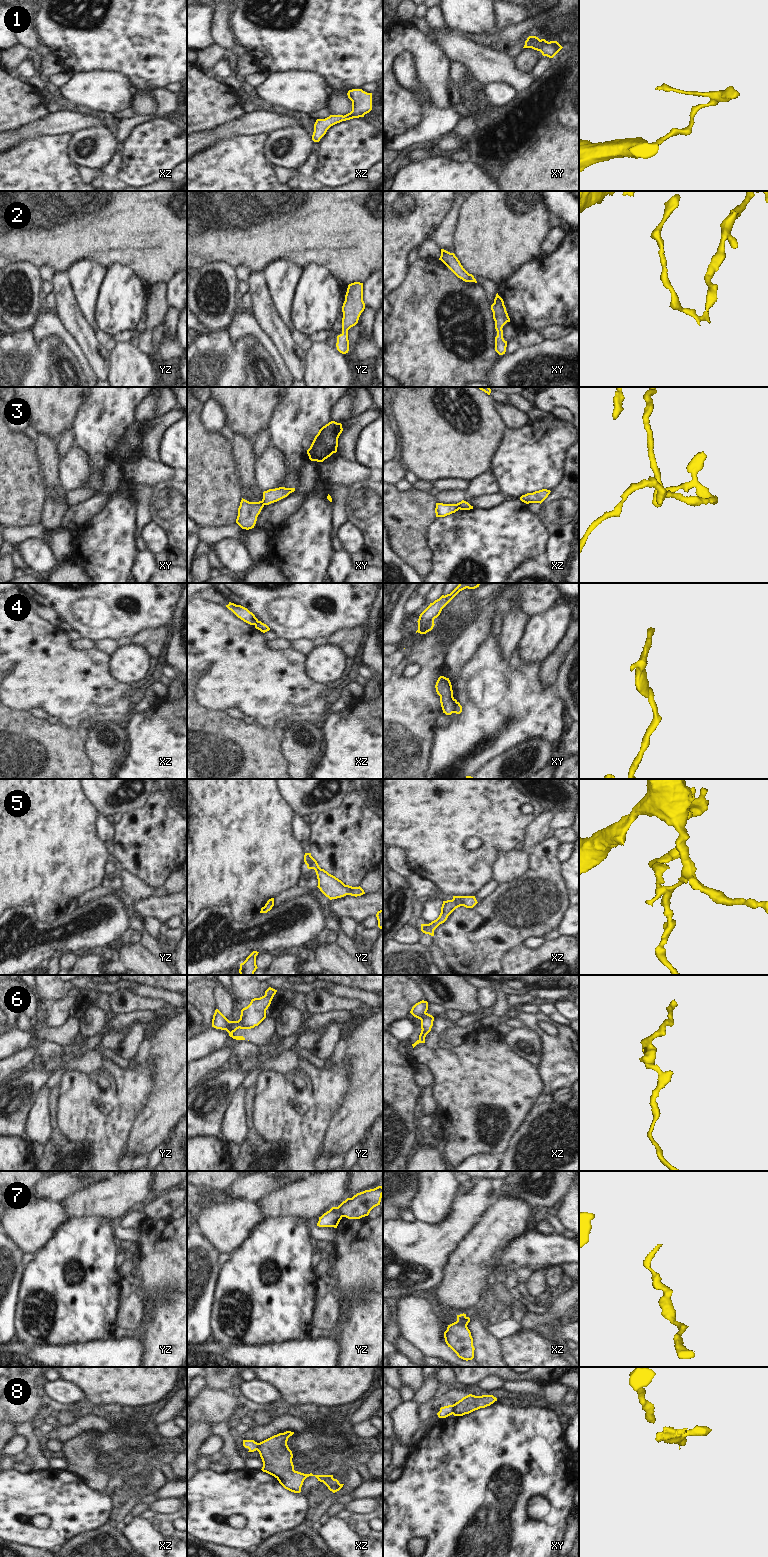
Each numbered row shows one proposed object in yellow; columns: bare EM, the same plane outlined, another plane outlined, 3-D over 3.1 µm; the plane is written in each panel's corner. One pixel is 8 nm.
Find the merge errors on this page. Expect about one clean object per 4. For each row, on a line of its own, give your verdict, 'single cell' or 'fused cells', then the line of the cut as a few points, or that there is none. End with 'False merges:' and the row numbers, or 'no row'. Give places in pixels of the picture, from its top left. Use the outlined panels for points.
1: single cell; cut none
2: single cell; cut none
3: fused cells; cut xz (457, 503), (459, 508)
4: fused cells; cut xy (454, 699), (454, 710), (452, 712)
5: fused cells; cut xz (453, 898), (462, 905)
6: fused cells; cut yz (228, 1021), (228, 1028), (232, 1032)
7: fused cells; cut yz (337, 1207), (343, 1216)
8: fused cells; cut xy (455, 1404), (452, 1413)
False merges: 3, 4, 5, 6, 7, 8

